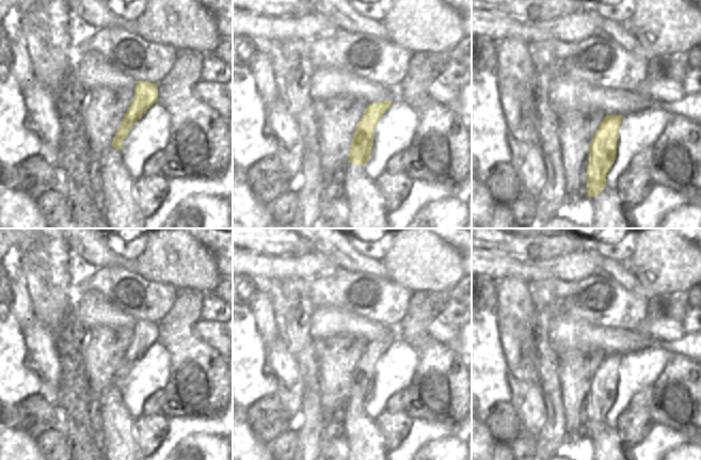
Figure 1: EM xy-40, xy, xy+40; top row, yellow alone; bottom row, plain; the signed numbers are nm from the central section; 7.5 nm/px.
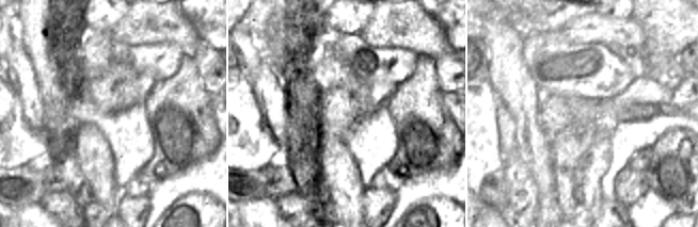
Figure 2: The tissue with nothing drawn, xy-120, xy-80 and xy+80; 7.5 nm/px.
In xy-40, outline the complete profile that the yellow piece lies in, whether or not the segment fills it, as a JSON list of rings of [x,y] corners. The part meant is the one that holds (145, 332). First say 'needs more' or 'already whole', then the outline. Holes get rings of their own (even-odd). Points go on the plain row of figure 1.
already whole; [[[137,320],[132,343],[124,353],[122,364],[113,377],[113,386],[122,388],[122,381],[127,376],[131,365],[156,342],[158,342],[158,322]]]

